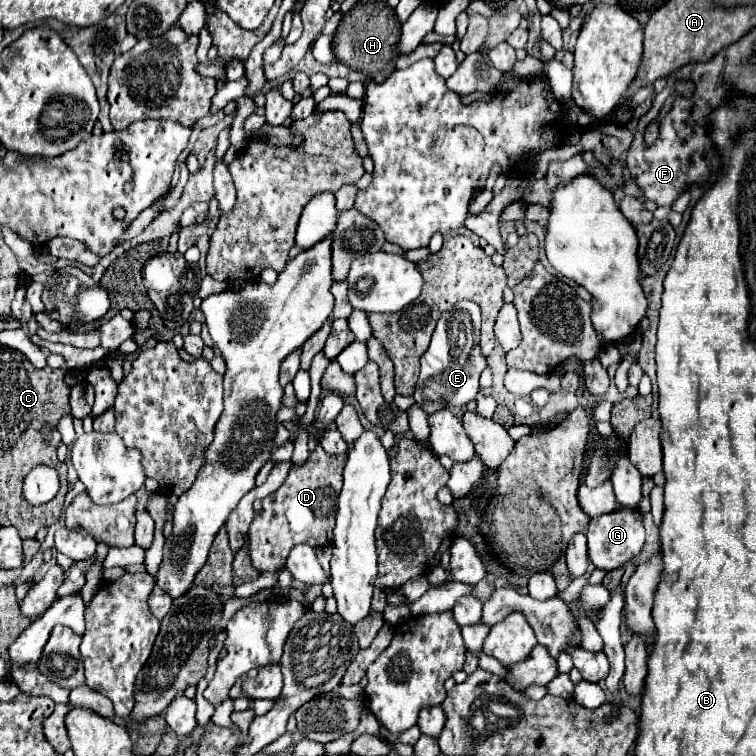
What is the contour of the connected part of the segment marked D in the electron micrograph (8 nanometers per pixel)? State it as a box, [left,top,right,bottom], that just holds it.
[248,445,346,573]

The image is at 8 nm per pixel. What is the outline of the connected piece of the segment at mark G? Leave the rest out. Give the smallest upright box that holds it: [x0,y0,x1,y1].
[588,509,644,571]

